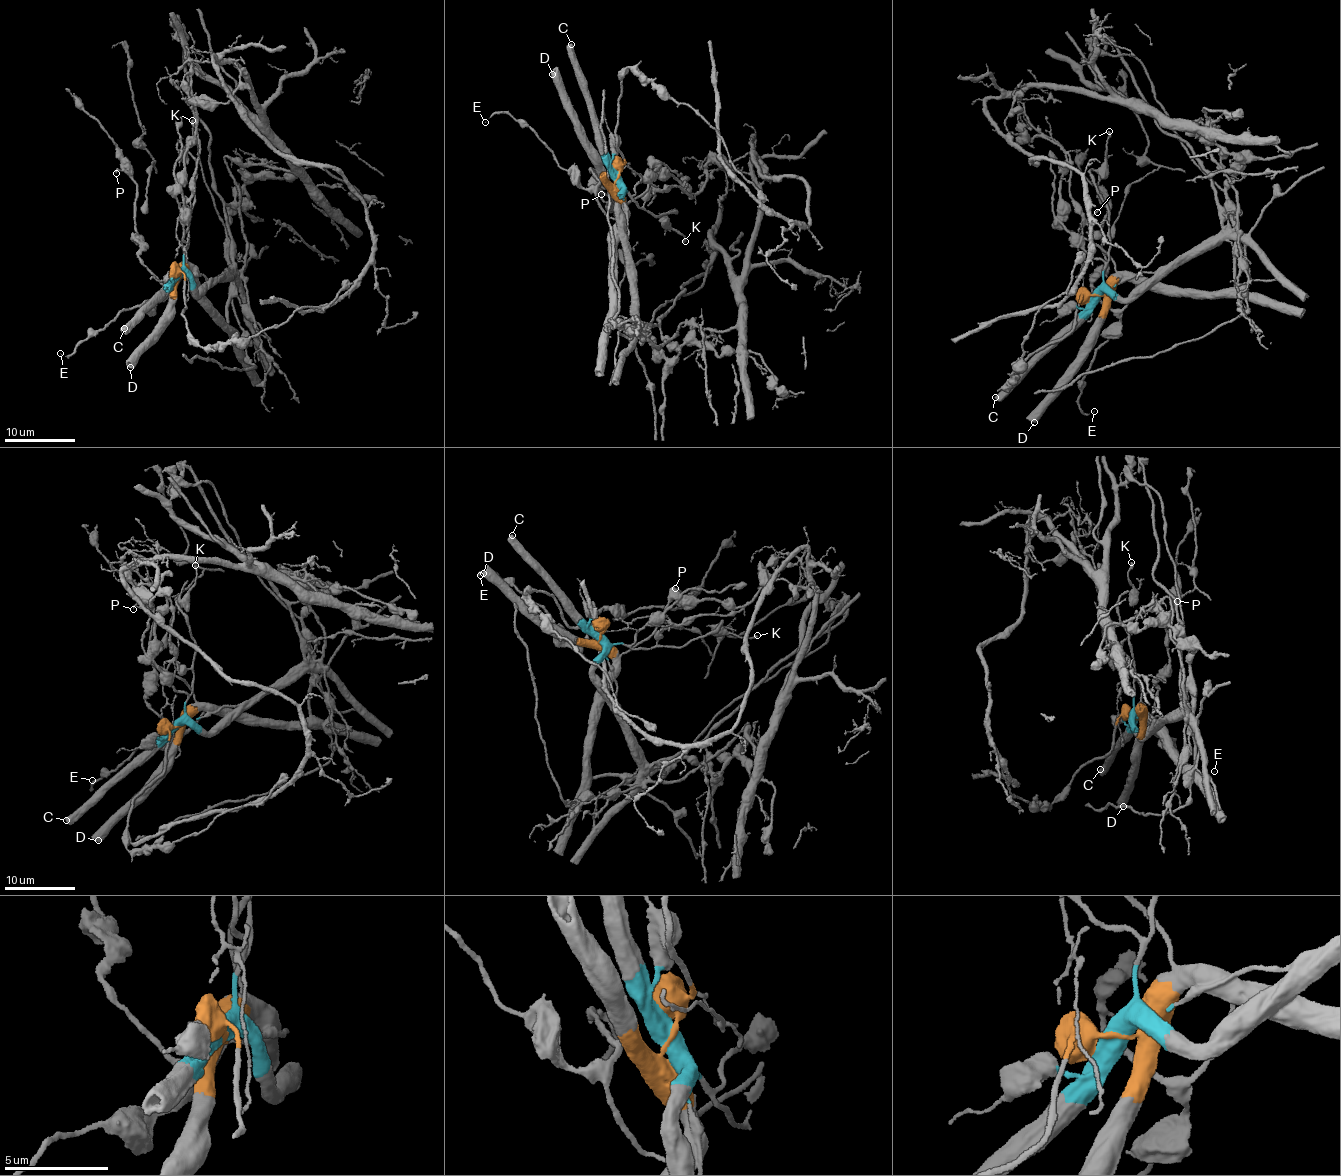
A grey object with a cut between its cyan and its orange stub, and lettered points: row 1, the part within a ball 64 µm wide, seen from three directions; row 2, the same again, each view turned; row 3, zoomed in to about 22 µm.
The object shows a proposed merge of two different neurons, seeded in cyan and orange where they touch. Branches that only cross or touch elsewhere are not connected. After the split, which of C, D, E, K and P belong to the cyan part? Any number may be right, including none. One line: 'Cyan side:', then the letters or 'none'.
Cyan side: C, K

